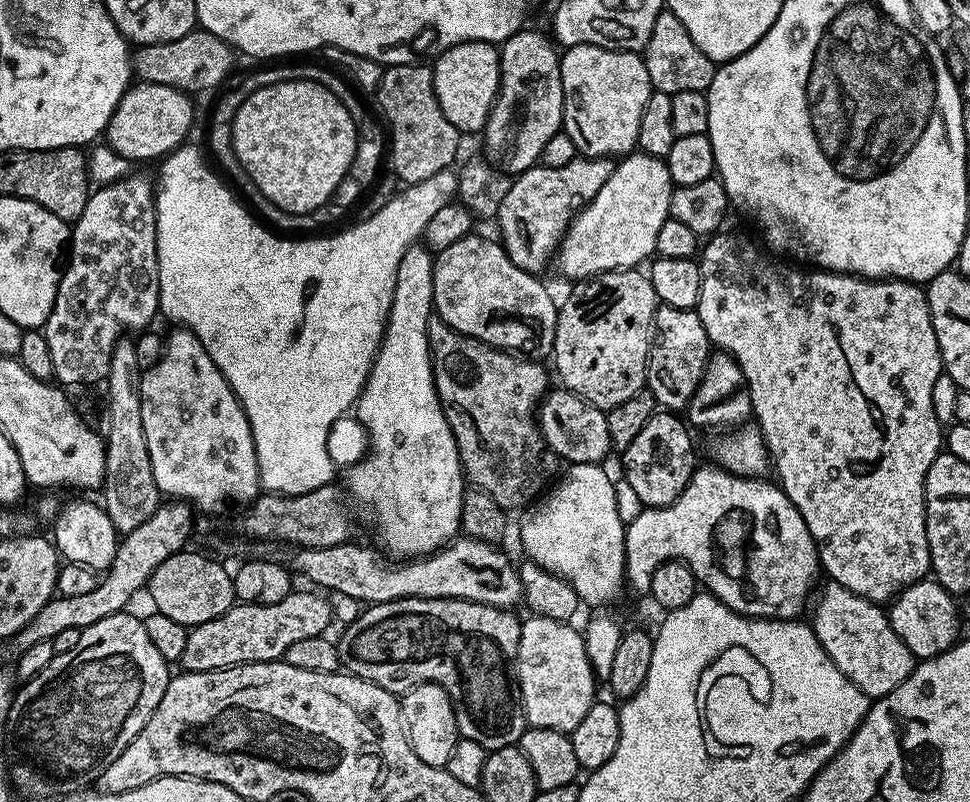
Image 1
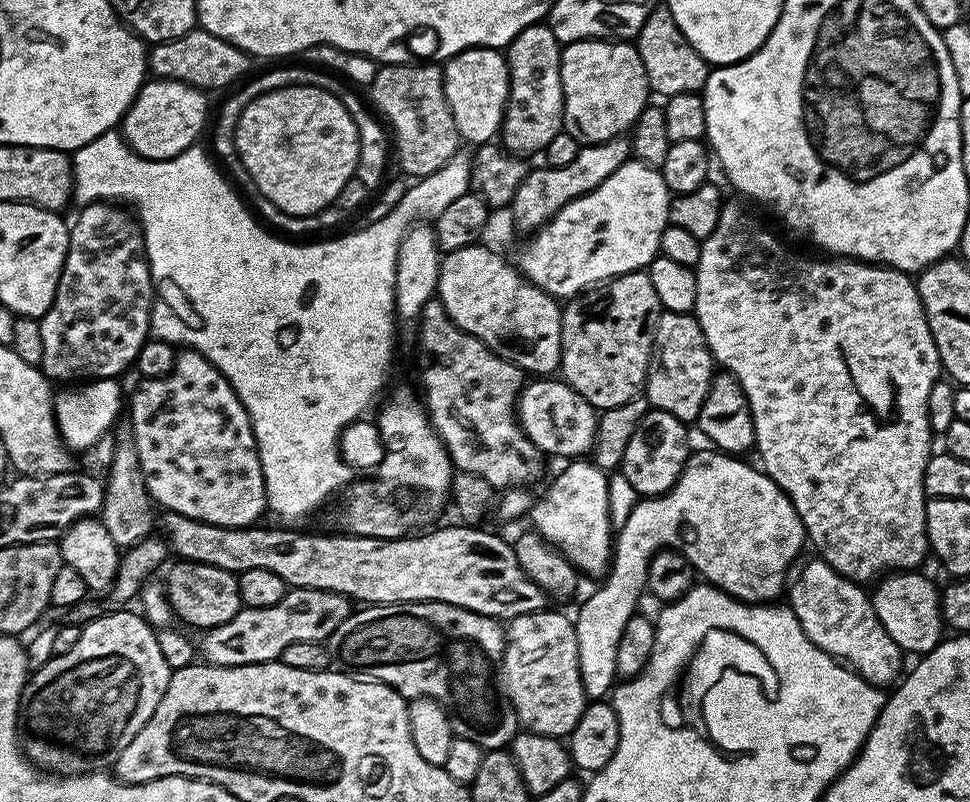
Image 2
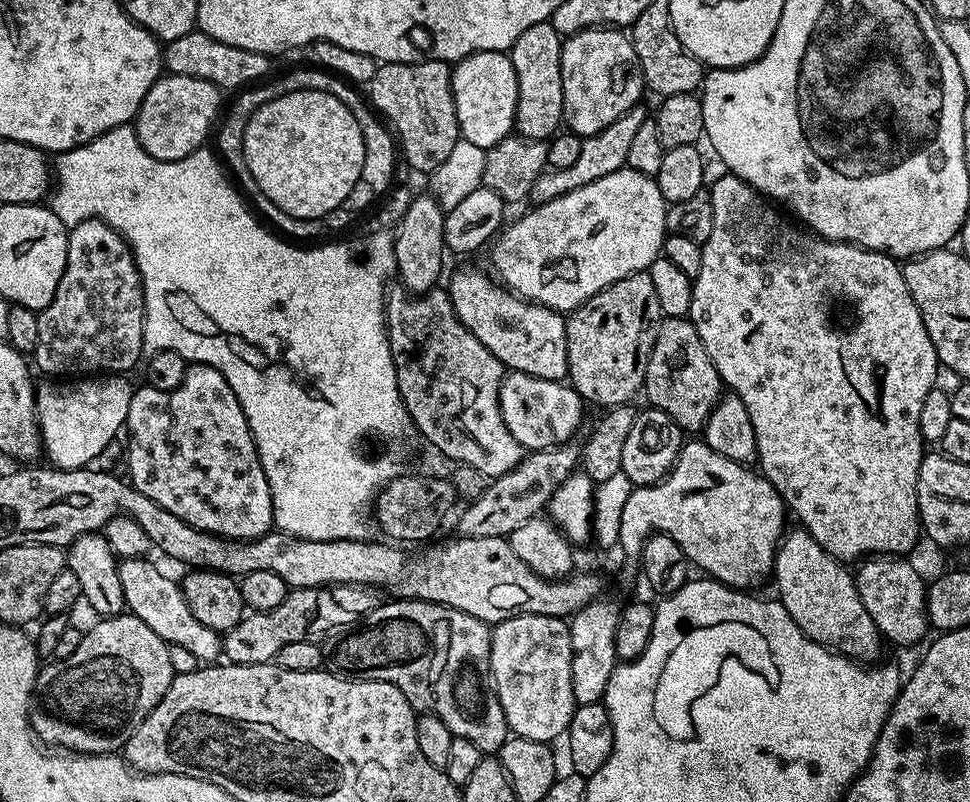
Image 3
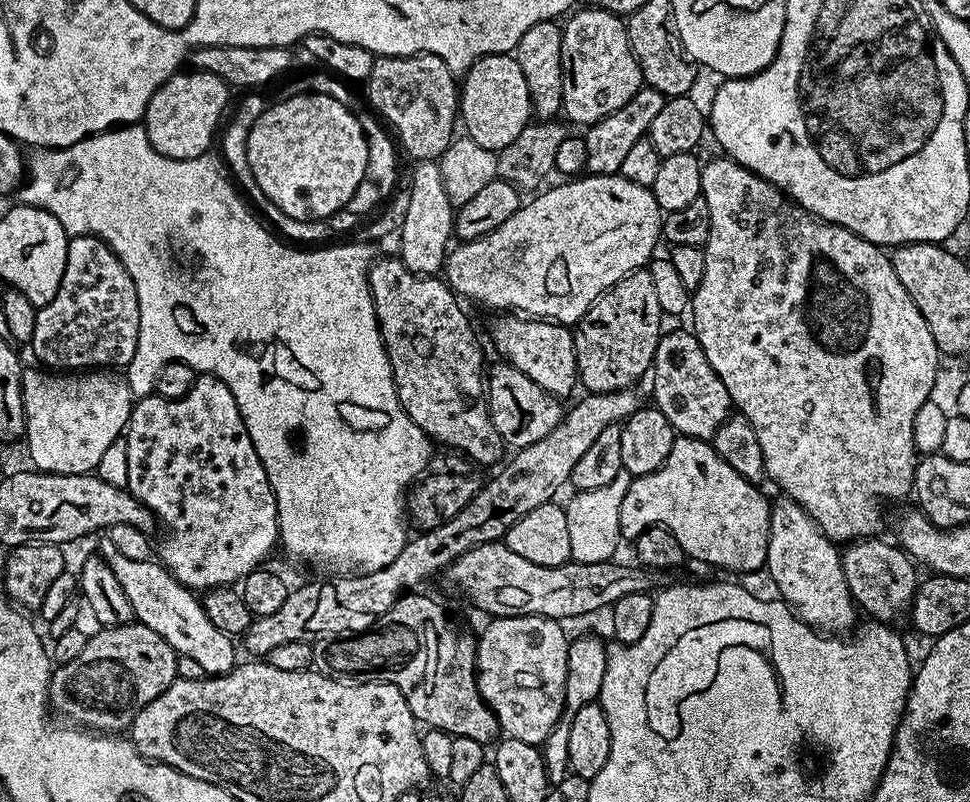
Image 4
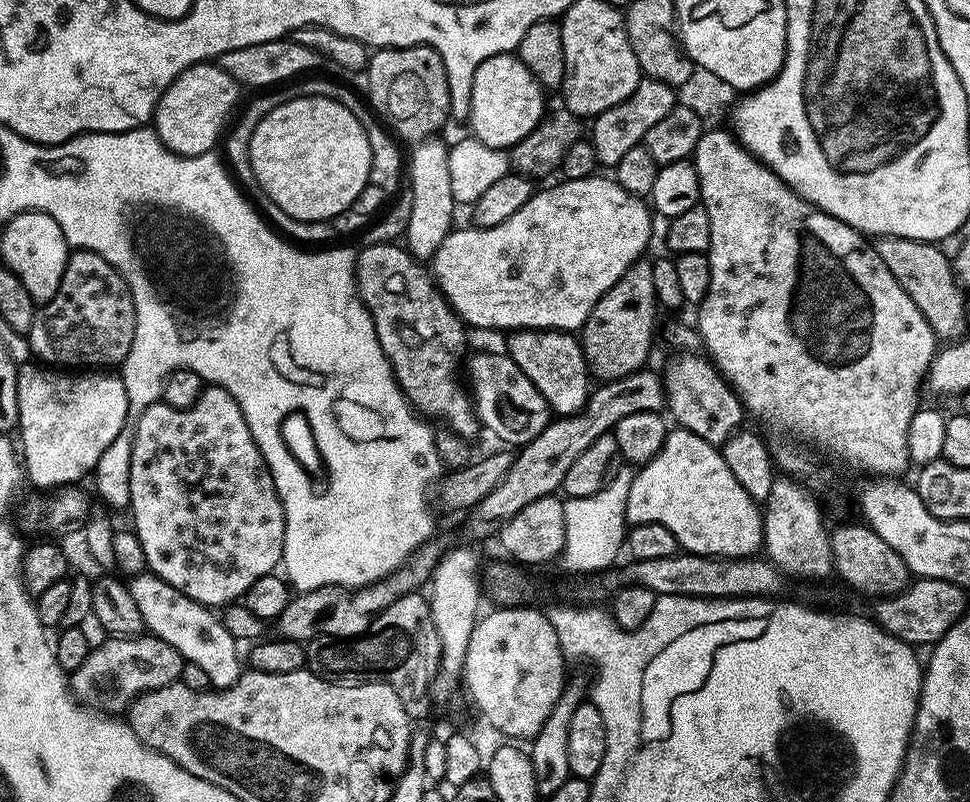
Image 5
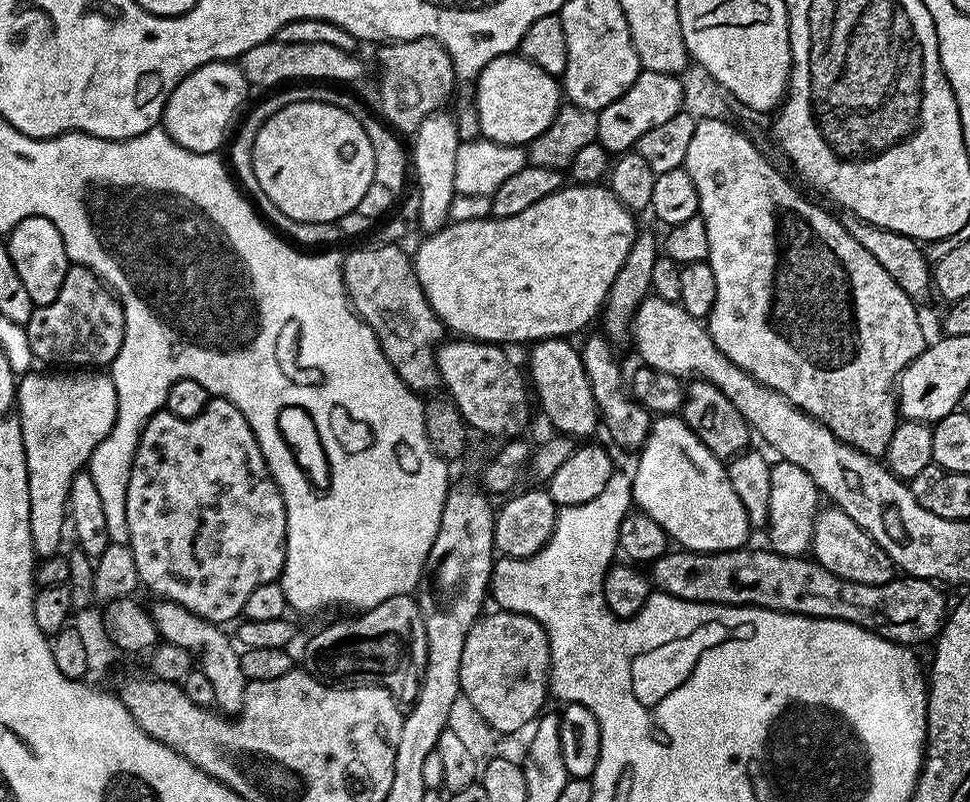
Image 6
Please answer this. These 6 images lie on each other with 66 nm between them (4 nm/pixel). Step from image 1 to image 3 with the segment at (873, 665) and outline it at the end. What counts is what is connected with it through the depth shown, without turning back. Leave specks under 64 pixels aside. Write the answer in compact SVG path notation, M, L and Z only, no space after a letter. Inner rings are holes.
M789 531L776 550L774 581L780 604L794 618L794 622L810 640L817 640L826 648L857 662L876 662L881 659L882 637L874 618L866 614L862 598L858 598L856 577L847 572L841 561L835 560L809 532ZM877 659L877 660L876 660ZM872 660L872 661L864 661Z

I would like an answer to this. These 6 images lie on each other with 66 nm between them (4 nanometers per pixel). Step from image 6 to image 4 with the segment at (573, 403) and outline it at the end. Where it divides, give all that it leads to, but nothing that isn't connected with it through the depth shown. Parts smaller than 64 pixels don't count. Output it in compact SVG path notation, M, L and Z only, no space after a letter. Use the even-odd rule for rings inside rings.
M500 314L492 324L492 344L501 361L512 364L542 390L566 398L578 388L573 329L555 320L529 318L523 314Z

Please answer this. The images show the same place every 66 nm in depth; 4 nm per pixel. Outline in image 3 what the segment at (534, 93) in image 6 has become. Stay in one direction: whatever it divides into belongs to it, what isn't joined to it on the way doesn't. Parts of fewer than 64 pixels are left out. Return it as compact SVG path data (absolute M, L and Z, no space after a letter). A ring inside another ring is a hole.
M471 52L455 61L451 73L454 110L462 139L487 150L513 135L518 106L518 78L514 78L511 55L508 52Z

